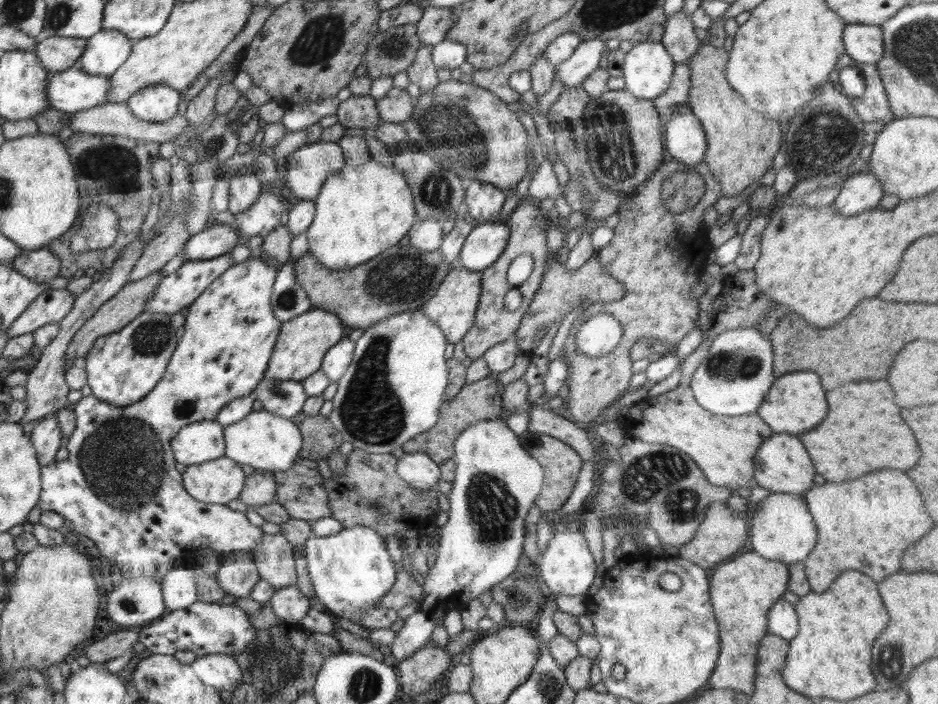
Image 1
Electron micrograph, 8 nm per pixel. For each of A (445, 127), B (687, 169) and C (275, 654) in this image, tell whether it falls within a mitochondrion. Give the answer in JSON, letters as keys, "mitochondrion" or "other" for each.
{"A":"mitochondrion","B":"other","C":"mitochondrion"}

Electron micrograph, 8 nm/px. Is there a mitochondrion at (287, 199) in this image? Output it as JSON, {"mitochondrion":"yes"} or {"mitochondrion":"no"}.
{"mitochondrion":"no"}

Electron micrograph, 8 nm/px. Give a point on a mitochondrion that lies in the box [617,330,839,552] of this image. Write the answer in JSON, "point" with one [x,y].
{"point":[655,477]}

